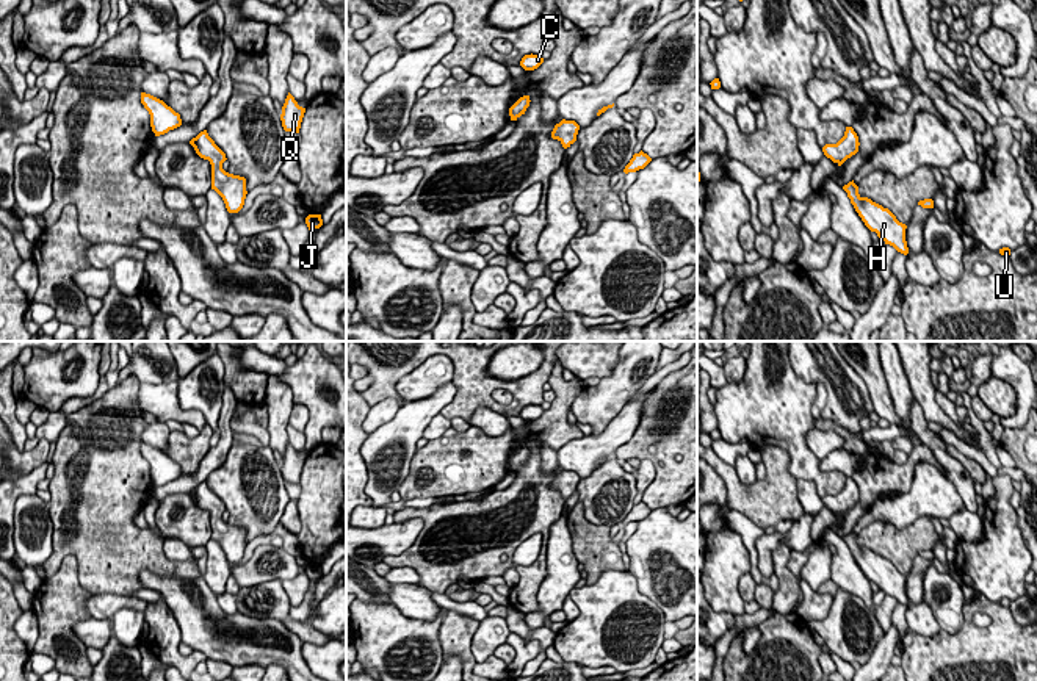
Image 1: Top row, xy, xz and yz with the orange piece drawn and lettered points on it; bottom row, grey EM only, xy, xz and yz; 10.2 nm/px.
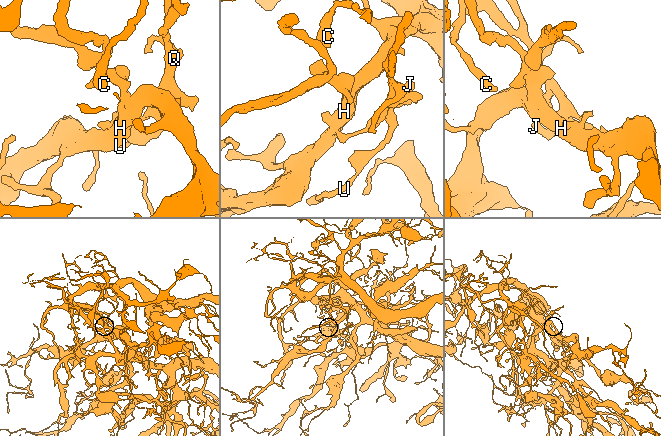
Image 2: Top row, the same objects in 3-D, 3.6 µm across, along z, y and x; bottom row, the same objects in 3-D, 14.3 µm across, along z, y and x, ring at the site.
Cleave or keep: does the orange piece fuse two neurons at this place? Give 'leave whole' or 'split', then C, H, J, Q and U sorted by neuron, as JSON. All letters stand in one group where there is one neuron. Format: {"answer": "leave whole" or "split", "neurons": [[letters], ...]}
{"answer": "split", "neurons": [["C", "J", "Q", "U"], ["H"]]}

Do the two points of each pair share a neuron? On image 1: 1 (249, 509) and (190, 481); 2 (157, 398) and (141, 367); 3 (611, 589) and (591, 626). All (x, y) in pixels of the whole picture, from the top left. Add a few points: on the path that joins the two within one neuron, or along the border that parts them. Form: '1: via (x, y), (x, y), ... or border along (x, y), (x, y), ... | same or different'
1: border along (229, 450), (224, 461), (205, 479) | different
2: border along (177, 379), (155, 384), (140, 382) | different
3: via (611, 598), (611, 606), (600, 617) | same

